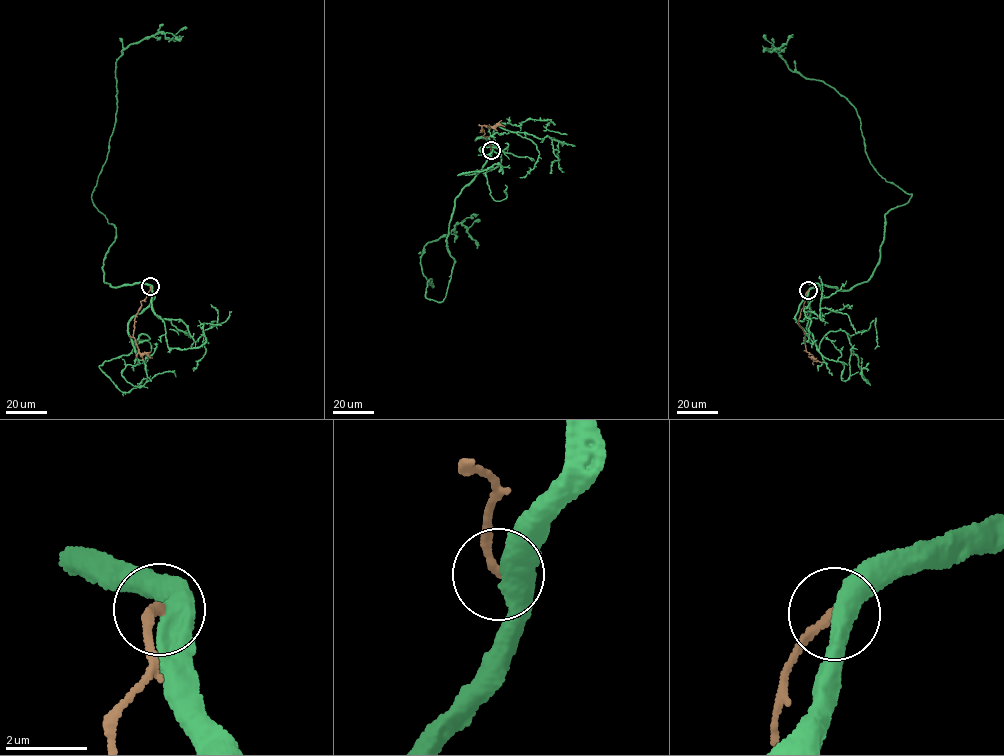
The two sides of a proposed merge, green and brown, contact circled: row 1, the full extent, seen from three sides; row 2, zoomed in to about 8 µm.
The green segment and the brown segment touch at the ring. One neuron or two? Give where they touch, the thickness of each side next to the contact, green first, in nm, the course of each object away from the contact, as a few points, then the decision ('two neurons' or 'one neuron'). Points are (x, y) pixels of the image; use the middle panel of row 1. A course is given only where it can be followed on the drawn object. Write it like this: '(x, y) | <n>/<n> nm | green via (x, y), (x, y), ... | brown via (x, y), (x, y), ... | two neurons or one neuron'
(491, 150) | 500/190 nm | green via (491, 150), (456, 198), (446, 296), (425, 297), (426, 244), (460, 222), (477, 248) | brown via (491, 150), (483, 136), (483, 129), (480, 132), (481, 126), (505, 126) | two neurons

